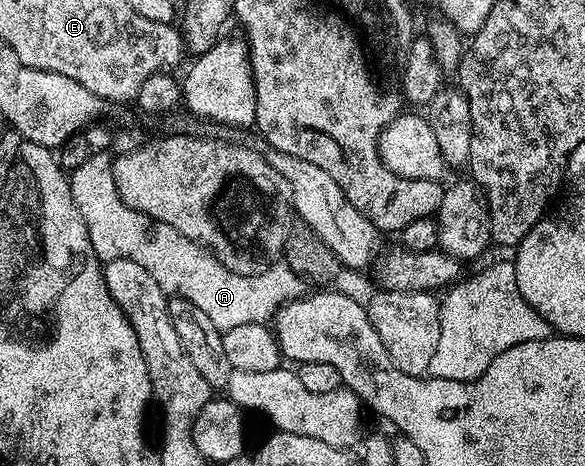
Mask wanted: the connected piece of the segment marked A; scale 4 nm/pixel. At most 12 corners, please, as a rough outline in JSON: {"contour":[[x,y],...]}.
{"contour":[[111,154],[70,175],[92,254],[138,261],[222,333],[267,324],[305,294],[277,261],[226,269],[126,205]]}

